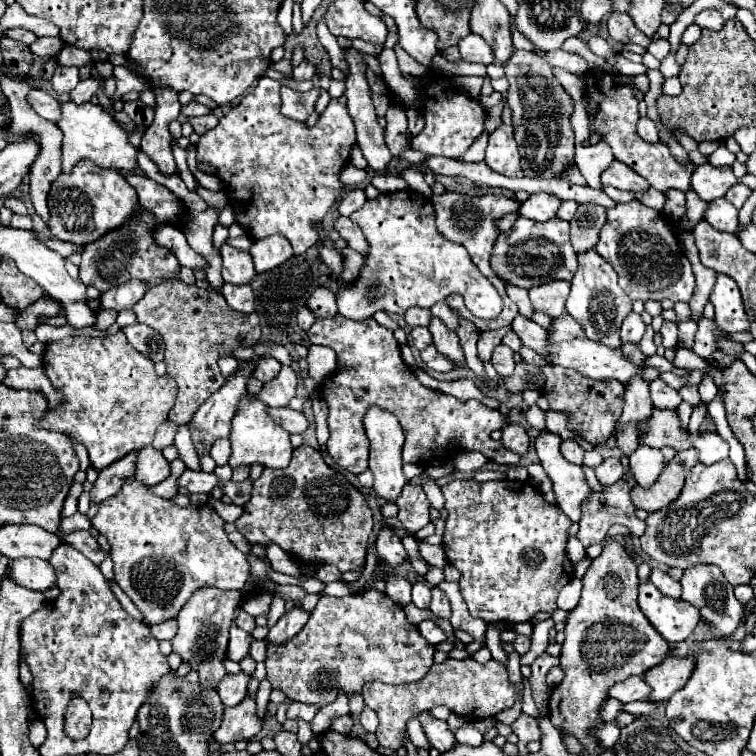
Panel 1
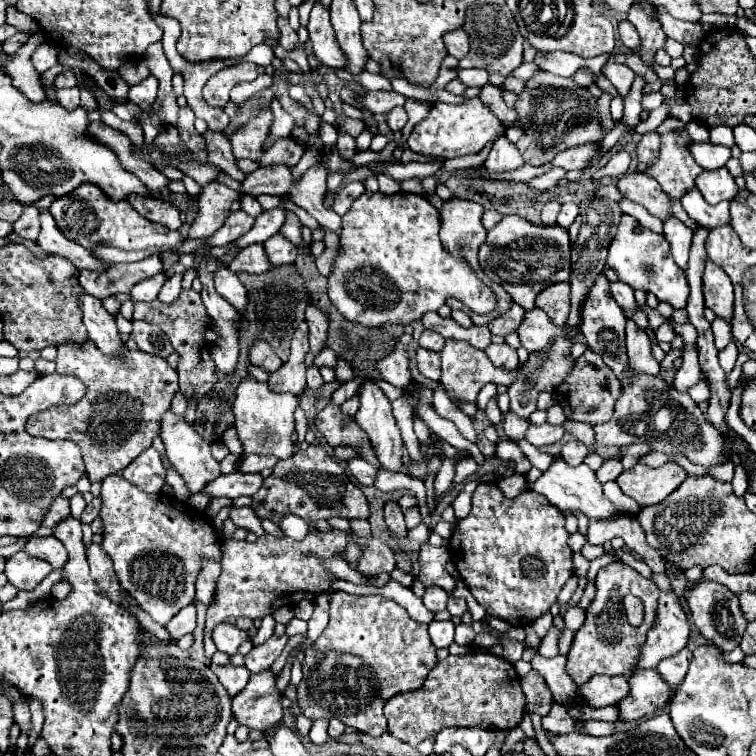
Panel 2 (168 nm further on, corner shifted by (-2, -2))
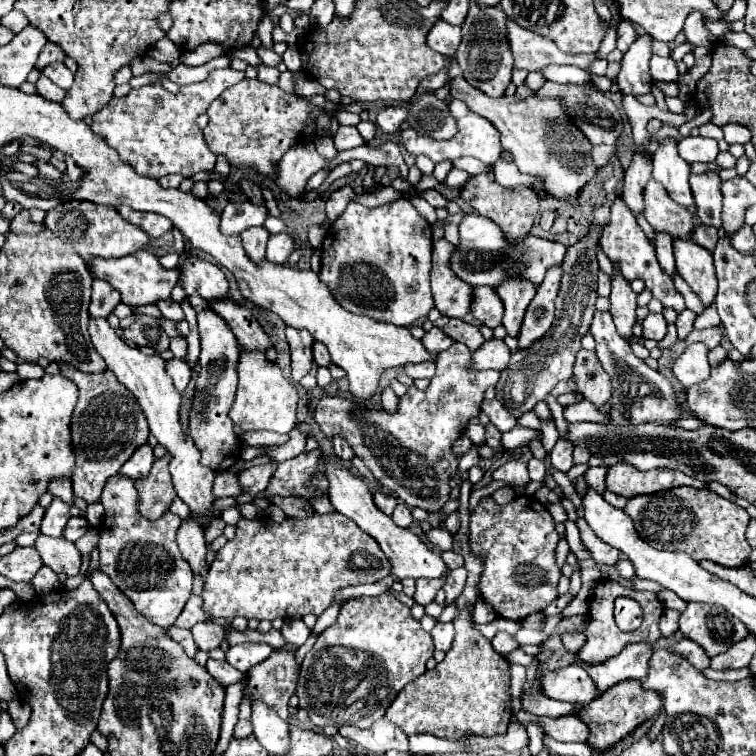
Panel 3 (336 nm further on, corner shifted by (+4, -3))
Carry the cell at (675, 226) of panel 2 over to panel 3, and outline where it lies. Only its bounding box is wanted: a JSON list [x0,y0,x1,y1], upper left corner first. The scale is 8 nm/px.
[674,272,704,314]

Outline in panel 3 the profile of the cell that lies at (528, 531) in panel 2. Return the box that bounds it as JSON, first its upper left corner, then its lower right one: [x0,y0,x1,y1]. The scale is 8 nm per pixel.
[470,496,562,622]

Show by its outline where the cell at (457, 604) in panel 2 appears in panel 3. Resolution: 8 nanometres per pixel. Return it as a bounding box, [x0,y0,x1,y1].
[442,568,466,604]

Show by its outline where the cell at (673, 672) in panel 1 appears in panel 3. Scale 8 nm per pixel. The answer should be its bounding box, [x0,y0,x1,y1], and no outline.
[578,680,662,752]

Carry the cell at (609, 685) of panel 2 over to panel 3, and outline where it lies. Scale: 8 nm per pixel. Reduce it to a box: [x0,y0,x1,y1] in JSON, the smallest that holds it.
[542,664,596,706]

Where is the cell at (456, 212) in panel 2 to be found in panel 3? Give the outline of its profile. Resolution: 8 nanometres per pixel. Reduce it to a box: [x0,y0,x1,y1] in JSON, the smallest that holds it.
[432,240,472,318]

